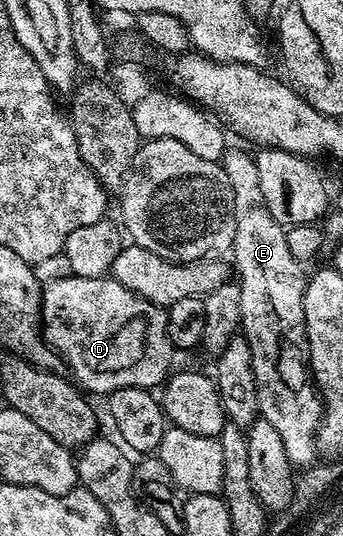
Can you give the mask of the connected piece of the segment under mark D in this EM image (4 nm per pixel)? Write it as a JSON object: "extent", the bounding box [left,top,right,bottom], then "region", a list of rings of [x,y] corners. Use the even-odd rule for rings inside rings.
{"extent":[40,275,169,394],"region":[[[71,275],[45,283],[40,318],[43,340],[59,353],[71,379],[85,393],[107,394],[126,386],[152,390],[169,375],[167,311],[126,290],[117,280]]]}

